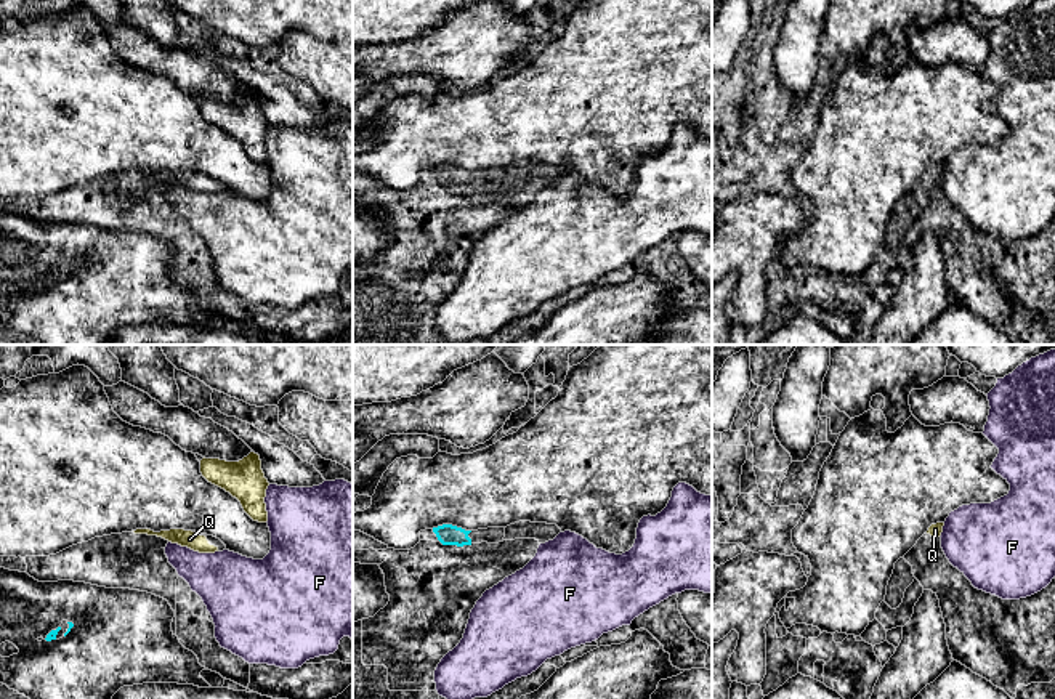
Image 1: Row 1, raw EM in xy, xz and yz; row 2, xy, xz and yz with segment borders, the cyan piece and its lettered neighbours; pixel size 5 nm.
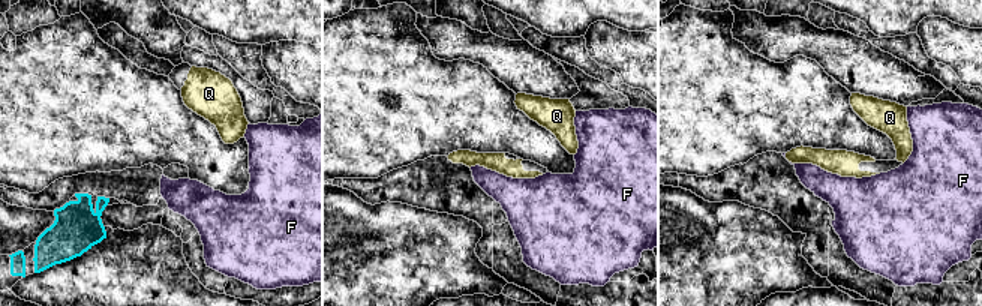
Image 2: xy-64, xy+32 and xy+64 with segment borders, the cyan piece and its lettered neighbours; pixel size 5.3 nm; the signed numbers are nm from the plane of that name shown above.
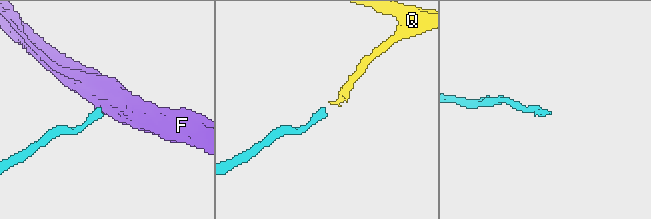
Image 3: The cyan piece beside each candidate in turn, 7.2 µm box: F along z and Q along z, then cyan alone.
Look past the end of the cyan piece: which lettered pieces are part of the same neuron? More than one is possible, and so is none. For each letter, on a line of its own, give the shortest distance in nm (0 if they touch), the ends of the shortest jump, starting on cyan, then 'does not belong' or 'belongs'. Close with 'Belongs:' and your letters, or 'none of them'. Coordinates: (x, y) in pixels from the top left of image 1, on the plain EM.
F: 240 nm apart; from cyan across xz (470, 185), (499, 223); does not belong
Q: 550 nm apart; from cyan across xy (71, 263), (135, 173); belongs
Belongs: Q

